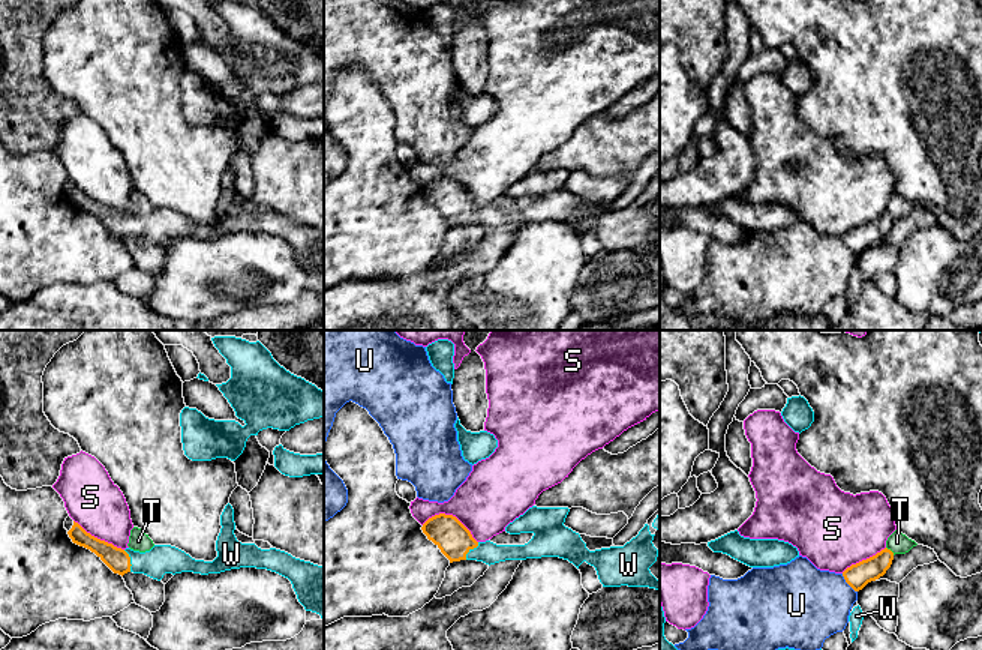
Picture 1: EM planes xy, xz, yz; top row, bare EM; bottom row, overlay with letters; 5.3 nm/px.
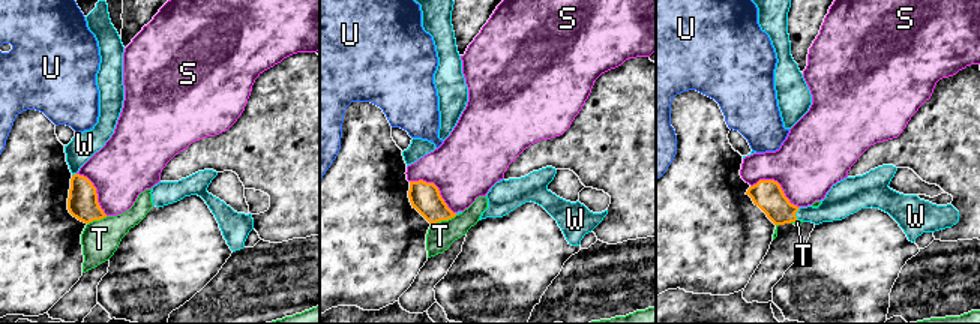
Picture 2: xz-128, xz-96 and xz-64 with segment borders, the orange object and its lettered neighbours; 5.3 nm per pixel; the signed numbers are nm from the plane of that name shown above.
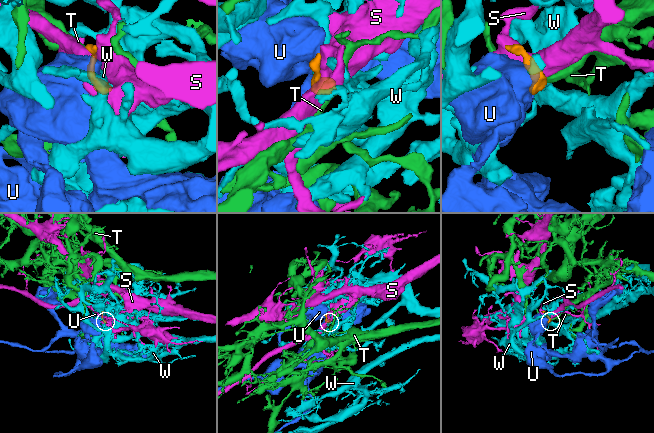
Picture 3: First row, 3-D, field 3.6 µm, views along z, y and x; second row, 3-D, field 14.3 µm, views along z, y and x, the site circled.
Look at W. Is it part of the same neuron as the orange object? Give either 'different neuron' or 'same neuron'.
same neuron

